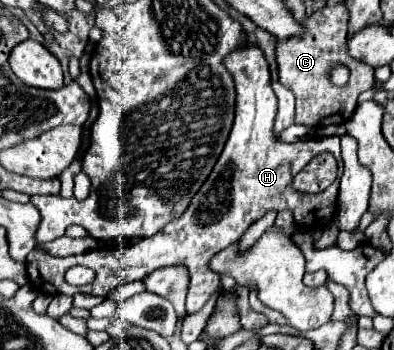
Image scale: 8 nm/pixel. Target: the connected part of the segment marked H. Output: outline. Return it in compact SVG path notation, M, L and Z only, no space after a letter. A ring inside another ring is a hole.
M247 38L247 44L243 48L237 48L227 56L225 60L227 70L231 72L235 80L235 122L229 134L229 140L225 142L225 148L201 186L201 190L195 194L191 200L189 208L167 228L157 232L151 238L137 240L135 244L129 246L119 246L119 248L99 248L91 250L85 254L77 256L51 256L49 252L41 248L33 248L27 256L27 276L29 284L37 292L53 294L55 286L57 292L73 296L77 292L83 294L93 294L107 298L111 290L115 290L119 284L127 284L133 280L143 280L149 272L163 268L163 266L175 266L175 264L185 264L191 274L191 284L189 284L189 294L187 294L187 314L199 312L207 300L217 294L219 288L219 272L211 272L211 256L233 244L243 236L243 232L259 220L267 210L283 210L289 208L295 216L295 222L301 228L315 230L323 228L329 224L335 212L335 192L339 186L339 180L329 188L327 192L319 194L303 194L295 190L293 176L303 168L315 154L319 152L331 152L337 162L339 162L339 174L343 170L341 164L341 148L339 148L339 136L323 136L323 138L309 138L309 140L299 140L299 142L283 142L275 132L275 112L277 112L277 96L271 88L271 72L269 72L269 62L263 56L263 50L257 46L253 38ZM75 266L87 266L95 270L95 280L87 286L69 286L65 282L65 272Z

